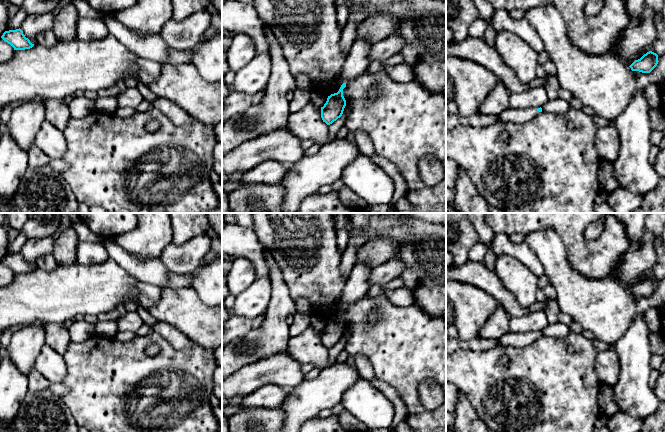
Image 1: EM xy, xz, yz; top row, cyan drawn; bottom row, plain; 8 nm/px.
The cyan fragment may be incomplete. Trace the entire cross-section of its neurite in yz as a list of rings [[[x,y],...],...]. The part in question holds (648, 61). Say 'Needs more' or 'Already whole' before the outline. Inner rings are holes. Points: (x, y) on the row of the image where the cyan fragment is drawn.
Already whole. [[[649,51],[640,59],[635,60],[629,67],[632,71],[650,73],[657,66],[658,62],[658,55],[652,51]]]

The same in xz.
Already whole. [[[343,83],[337,93],[328,96],[326,103],[321,107],[321,118],[327,125],[332,124],[343,114],[346,106],[346,100],[343,96],[343,89],[346,83]]]

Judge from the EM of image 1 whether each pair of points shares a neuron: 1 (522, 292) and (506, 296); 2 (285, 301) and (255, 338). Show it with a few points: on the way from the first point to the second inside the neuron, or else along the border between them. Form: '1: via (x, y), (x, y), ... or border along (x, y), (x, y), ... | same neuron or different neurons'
1: border along (497, 276), (522, 306), (529, 307), (534, 303) | different neurons
2: via (278, 310), (275, 319), (264, 330) | same neuron

